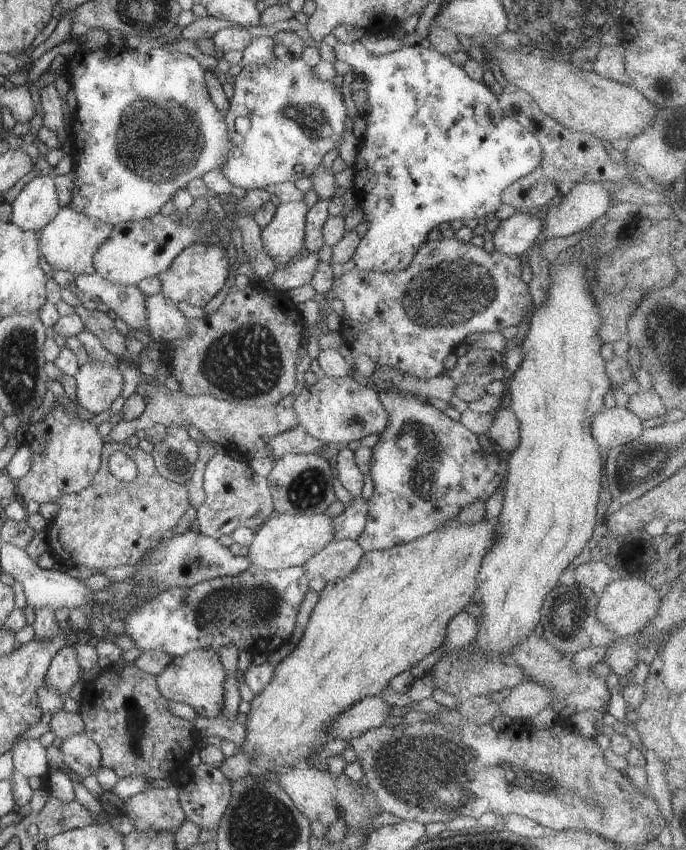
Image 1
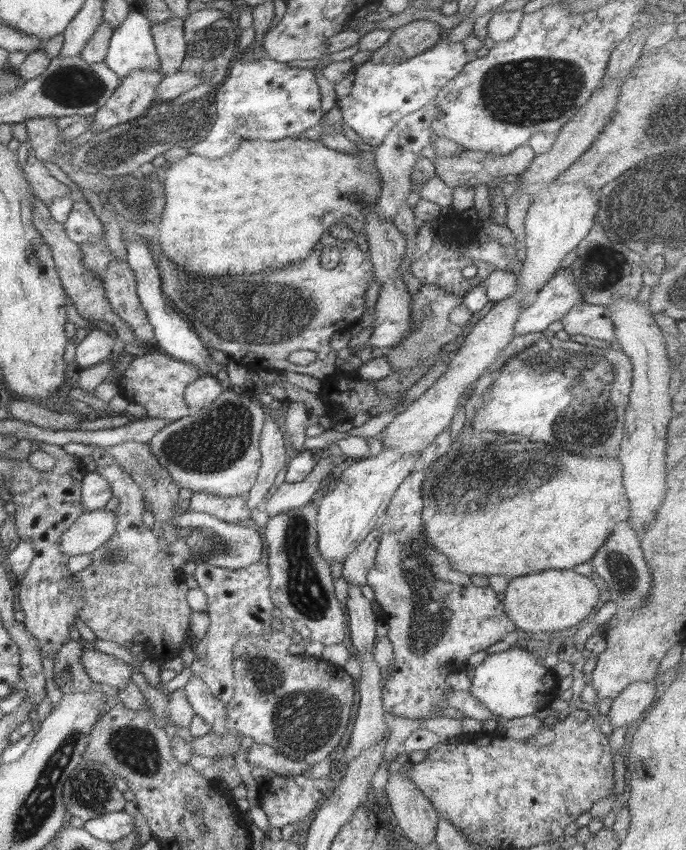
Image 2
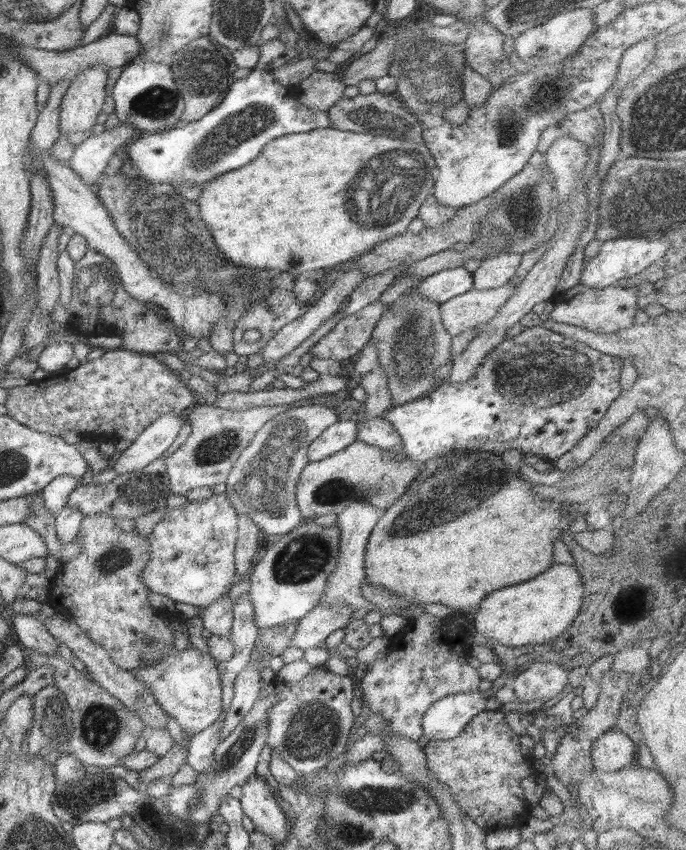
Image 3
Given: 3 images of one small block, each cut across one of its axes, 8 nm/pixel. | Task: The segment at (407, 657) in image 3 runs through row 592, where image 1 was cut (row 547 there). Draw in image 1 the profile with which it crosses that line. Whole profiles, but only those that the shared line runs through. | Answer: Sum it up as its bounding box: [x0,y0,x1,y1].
[357,386,507,551]

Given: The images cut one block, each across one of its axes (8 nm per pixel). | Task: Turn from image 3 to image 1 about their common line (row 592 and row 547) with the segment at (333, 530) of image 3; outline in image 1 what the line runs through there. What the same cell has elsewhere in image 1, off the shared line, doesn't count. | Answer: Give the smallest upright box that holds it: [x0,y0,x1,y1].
[246,513,334,571]

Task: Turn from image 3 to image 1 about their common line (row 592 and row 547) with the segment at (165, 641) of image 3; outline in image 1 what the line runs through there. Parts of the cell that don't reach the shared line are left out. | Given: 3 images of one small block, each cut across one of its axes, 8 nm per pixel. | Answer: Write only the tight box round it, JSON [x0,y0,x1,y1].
[47,443,191,570]

